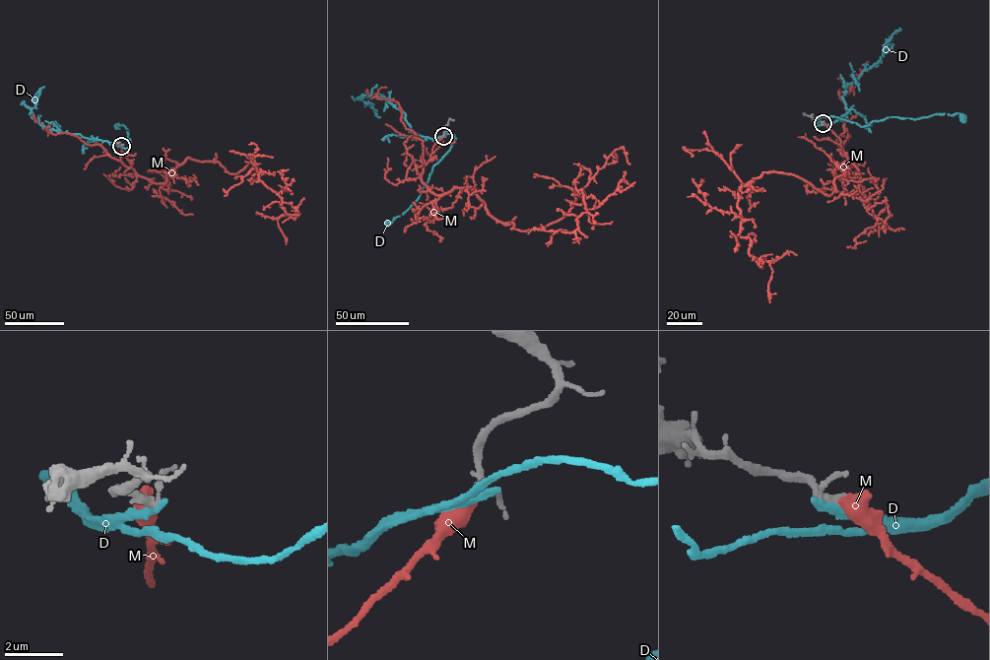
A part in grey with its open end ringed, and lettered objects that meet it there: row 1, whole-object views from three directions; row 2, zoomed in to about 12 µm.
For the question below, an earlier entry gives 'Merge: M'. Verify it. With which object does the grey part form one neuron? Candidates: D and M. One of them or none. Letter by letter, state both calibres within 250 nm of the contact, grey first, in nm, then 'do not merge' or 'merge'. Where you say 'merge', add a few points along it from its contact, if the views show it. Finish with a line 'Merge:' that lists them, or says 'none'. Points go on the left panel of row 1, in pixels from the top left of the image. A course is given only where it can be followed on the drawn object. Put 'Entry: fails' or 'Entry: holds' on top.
Entry: holds
D: 260/340 nm | do not merge
M: 240/650 nm | merge | via (121, 146), (135, 172), (155, 183), (188, 158), (230, 173), (253, 161), (289, 214), (256, 214)
Merge: M

